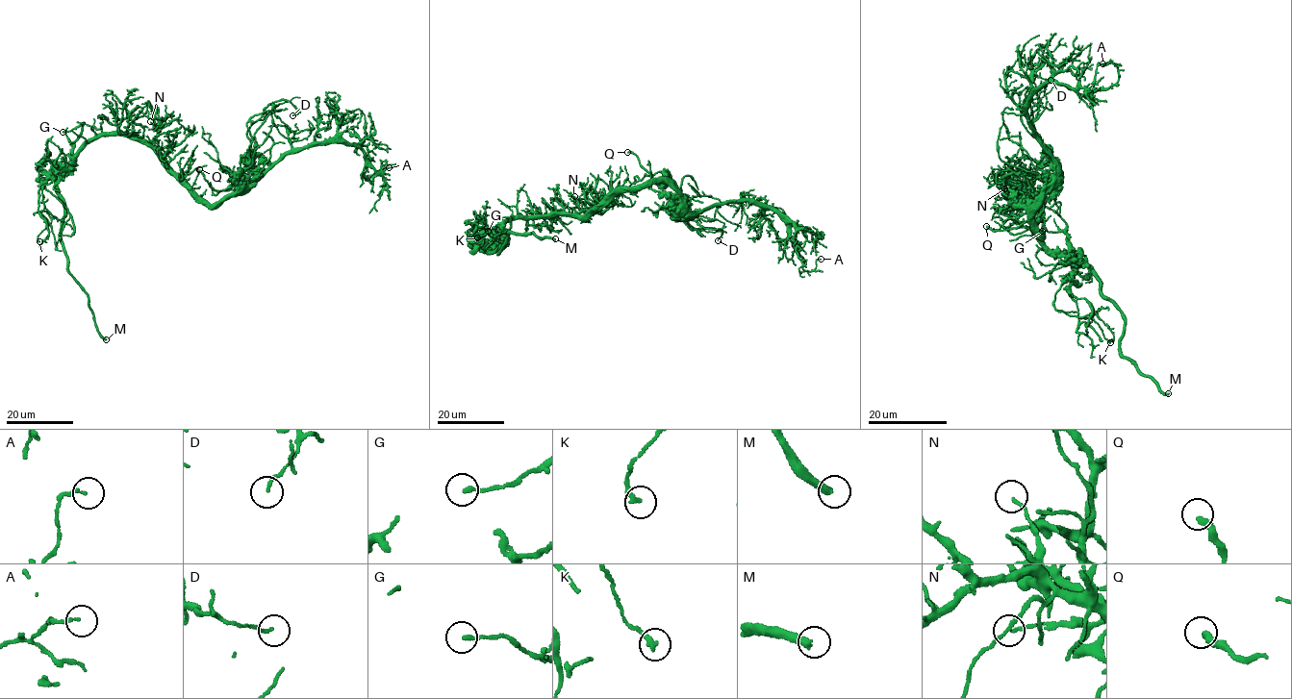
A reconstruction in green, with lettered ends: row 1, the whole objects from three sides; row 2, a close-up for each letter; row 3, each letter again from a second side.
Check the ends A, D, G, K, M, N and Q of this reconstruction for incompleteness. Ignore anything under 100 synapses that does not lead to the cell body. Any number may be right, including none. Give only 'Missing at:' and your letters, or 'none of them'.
Missing at: M

